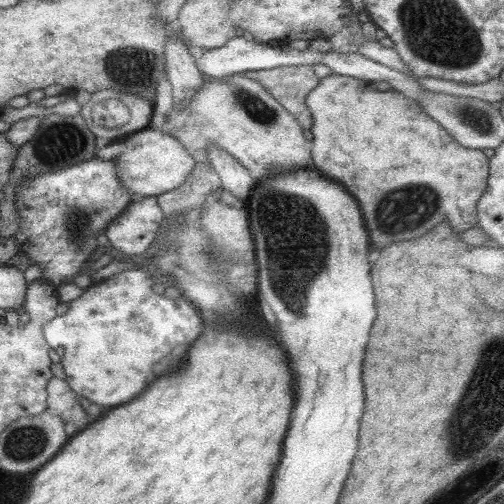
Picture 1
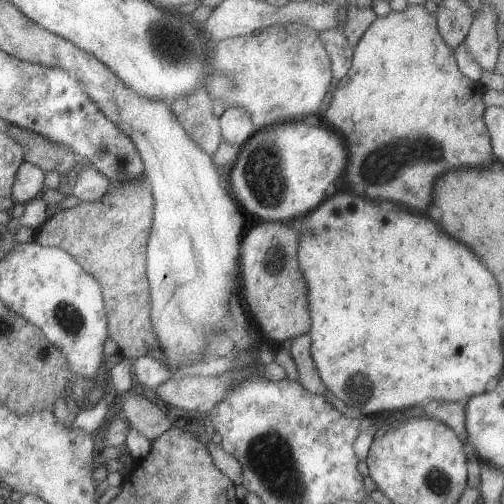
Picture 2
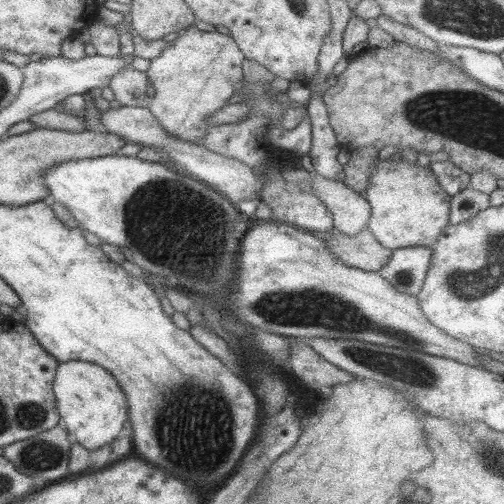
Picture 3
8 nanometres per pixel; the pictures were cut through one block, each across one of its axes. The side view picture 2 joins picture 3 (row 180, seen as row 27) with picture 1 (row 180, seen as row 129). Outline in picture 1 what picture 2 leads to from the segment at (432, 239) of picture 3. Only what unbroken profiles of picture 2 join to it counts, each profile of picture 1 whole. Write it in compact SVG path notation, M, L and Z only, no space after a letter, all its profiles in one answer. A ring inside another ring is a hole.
M331 74L307 94L305 104L313 116L313 168L329 180L343 184L355 196L375 248L383 250L383 246L395 244L397 240L423 236L447 220L455 234L477 226L477 200L487 188L489 158L481 150L461 146L419 102L397 90L377 92L371 82Z

